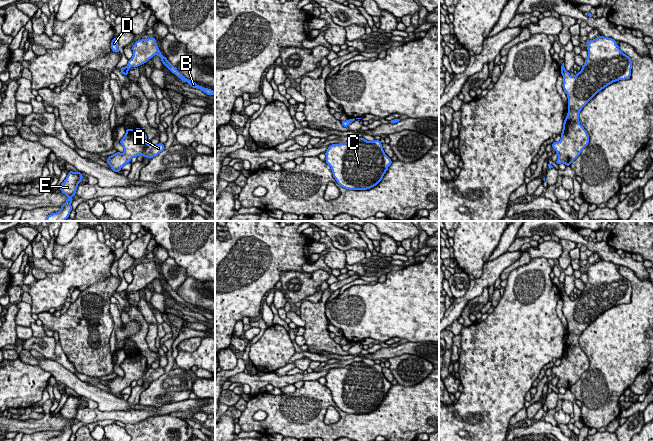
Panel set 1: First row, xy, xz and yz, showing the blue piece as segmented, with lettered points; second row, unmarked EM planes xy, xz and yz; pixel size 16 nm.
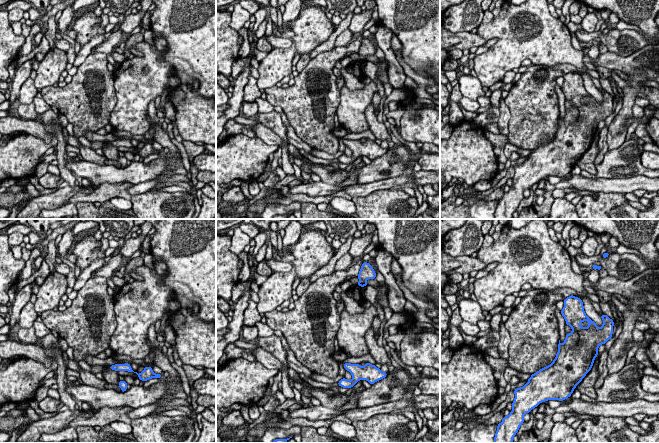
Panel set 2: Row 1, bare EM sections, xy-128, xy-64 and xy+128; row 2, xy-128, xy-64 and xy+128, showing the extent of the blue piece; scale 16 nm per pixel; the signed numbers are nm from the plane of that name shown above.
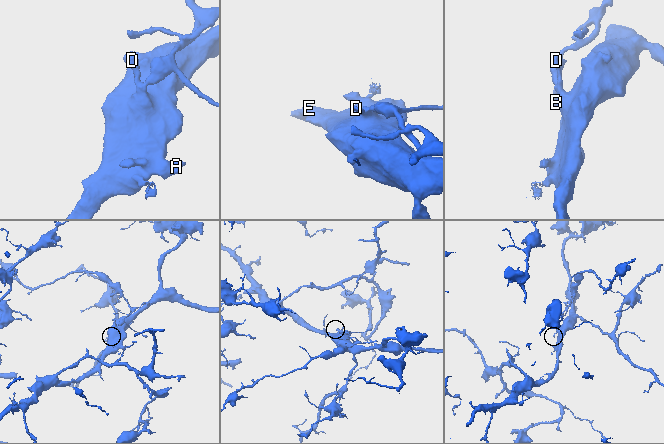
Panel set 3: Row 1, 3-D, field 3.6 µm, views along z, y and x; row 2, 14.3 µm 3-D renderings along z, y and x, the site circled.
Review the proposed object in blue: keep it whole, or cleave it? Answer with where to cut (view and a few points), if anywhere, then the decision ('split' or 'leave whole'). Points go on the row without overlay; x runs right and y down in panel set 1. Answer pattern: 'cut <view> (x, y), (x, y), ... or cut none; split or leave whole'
cut xz (350, 343), (352, 345); split

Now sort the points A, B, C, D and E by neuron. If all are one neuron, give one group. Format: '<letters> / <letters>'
A C D E / B

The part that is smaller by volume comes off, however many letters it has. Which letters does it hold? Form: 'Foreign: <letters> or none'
Foreign: B

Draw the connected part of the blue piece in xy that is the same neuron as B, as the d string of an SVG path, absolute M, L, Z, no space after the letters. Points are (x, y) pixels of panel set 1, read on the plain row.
M154 261L148 263L137 264L135 268L132 270L133 281L128 285L127 291L139 291L142 288L145 288L149 283L151 283L154 279L158 279L161 282L163 289L165 289L173 298L181 303L181 305L187 306L191 311L202 314L207 319L215 319L215 315L204 312L202 310L197 309L195 306L185 302L176 291L170 287L166 281L164 281L156 267L156 263Z

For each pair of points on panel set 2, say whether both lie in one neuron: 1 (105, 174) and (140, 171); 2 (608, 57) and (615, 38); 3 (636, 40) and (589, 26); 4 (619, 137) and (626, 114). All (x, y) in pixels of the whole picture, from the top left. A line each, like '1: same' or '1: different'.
1: same
2: different
3: different
4: same

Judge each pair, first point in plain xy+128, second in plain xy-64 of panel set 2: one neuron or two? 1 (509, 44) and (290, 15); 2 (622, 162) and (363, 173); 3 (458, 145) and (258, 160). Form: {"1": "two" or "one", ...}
{"1": "two", "2": "one", "3": "one"}

